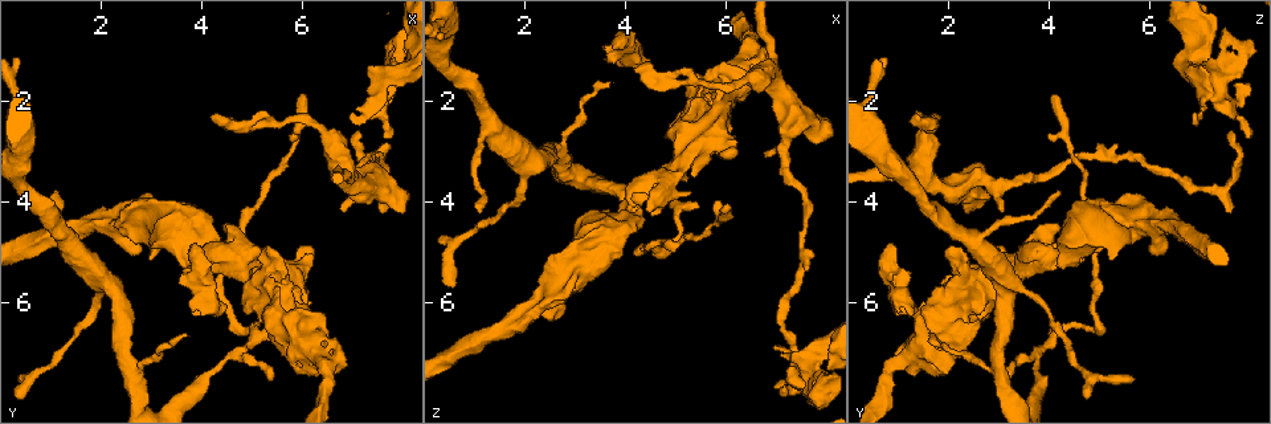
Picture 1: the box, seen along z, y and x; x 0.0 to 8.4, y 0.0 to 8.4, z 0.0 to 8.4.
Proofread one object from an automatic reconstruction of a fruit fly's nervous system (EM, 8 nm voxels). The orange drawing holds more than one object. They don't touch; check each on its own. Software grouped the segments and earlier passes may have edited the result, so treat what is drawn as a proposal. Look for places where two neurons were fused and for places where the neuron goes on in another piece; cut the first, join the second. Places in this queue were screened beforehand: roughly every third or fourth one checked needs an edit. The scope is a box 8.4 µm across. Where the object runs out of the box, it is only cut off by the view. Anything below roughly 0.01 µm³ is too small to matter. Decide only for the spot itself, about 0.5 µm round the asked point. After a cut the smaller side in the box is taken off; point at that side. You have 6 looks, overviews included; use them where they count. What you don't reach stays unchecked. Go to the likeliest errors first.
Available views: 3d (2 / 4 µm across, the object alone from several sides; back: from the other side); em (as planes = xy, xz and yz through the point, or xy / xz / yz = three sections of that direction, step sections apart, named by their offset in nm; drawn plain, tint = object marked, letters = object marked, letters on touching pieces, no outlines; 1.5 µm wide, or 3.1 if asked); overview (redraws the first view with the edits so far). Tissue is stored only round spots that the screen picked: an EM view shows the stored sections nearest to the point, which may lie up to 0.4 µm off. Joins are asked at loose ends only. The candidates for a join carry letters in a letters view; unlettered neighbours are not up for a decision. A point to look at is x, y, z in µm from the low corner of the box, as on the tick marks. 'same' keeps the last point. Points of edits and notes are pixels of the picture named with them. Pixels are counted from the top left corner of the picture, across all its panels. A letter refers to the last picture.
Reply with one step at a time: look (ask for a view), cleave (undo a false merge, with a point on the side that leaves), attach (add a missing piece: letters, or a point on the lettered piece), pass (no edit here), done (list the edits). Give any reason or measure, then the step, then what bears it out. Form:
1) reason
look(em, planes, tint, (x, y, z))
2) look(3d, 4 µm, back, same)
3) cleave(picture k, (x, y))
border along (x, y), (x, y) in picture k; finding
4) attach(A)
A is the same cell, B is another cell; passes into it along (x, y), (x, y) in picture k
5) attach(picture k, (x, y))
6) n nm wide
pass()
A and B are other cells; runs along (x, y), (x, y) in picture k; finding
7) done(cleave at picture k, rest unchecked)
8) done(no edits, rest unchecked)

an open end
look(em, planes, tint, (6.95, 2.35, 6.90))

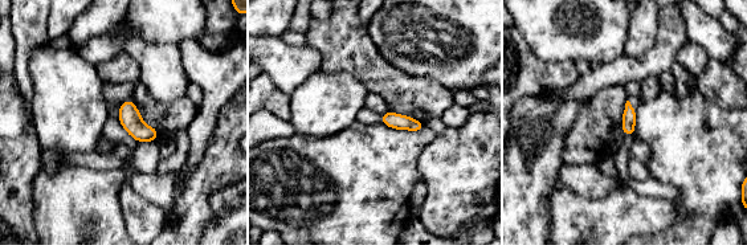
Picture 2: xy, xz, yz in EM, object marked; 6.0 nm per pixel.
look(em, planes, letters, same)

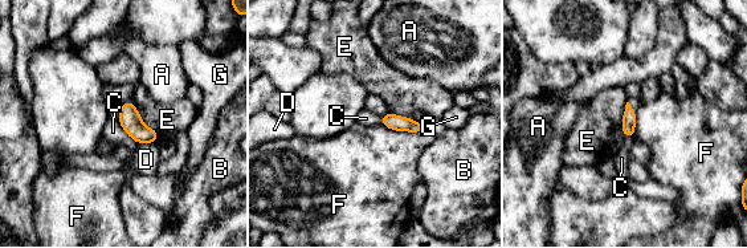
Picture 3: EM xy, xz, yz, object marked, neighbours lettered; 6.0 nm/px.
pass()
A, B, C, D, E, F and G are other cells; border along (118, 110), (119, 125), (138, 143) in picture 3; no lettered piece goes on from it

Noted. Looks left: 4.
look(3d, 4 µm, (4.20, 2.30, 1.35))

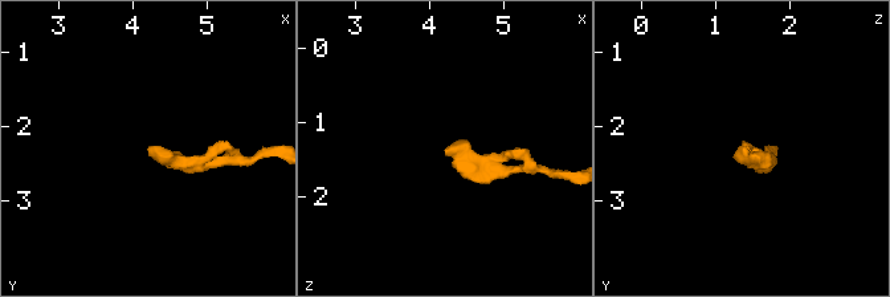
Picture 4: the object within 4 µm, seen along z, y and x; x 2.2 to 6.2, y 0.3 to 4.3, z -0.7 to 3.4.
look(em, xy, step 8, letters, (4.25, 2.30, 1.40))

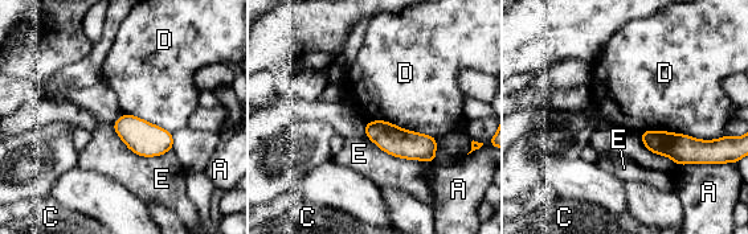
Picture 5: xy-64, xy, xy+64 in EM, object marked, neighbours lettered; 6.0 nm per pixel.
pass()
A, C, D and E are other cells; border along (640, 132), (659, 130), (718, 139) in picture 5; none of them fits

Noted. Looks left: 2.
abrupt turn
look(em, yz, step 4, tint, (7.85, 1.00, 7.95))

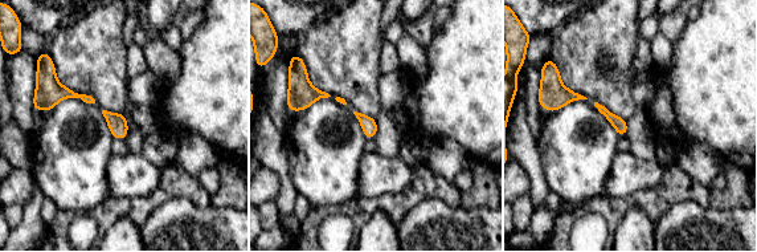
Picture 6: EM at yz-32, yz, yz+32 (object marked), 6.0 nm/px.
see the neighbours
look(em, yz, step 4, letters, same)

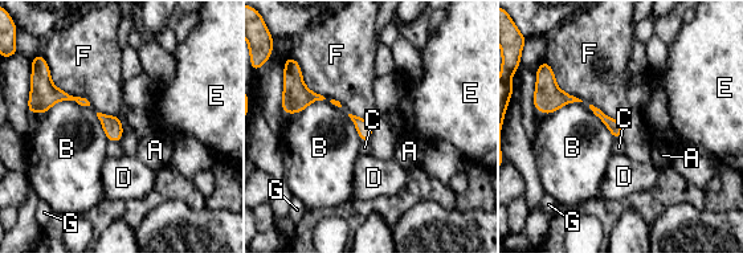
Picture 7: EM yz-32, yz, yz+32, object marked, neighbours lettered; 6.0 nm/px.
pass()
A, B, C, D, E, F and G are other cells; border along (89, 105), (57, 101), (44, 114) in picture 7; continuous, no second neuron

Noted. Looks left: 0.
done(no edits, rest unchecked)

